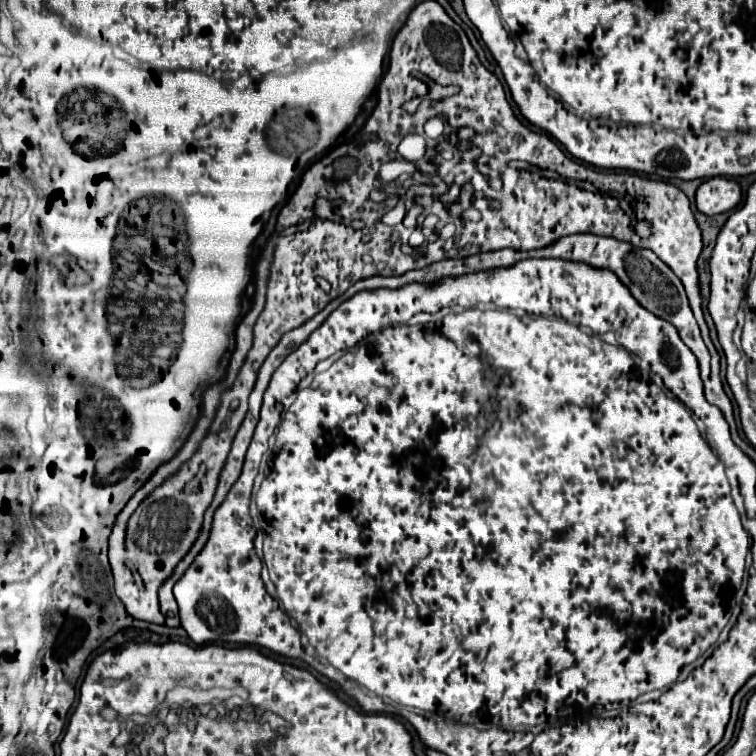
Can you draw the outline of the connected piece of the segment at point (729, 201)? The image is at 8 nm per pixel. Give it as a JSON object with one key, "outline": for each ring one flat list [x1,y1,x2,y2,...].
{"outline":[[709,178,699,186,695,202,709,216,733,210,741,202,741,186,731,178]]}

